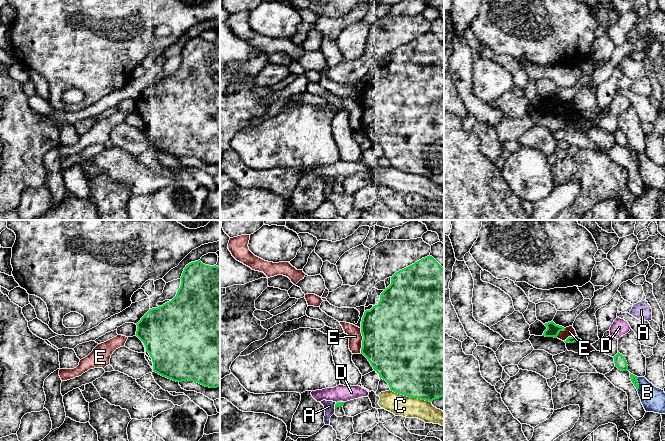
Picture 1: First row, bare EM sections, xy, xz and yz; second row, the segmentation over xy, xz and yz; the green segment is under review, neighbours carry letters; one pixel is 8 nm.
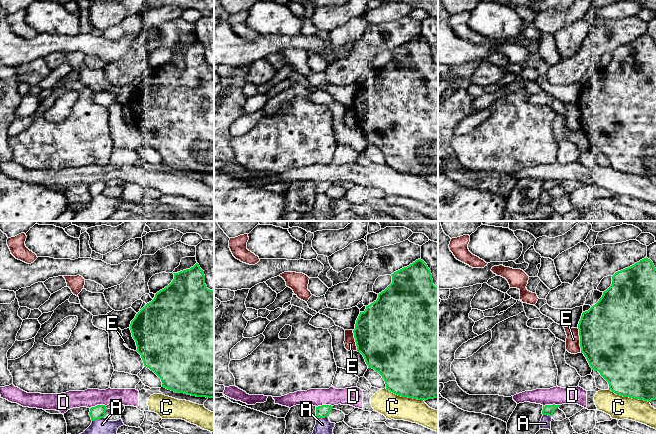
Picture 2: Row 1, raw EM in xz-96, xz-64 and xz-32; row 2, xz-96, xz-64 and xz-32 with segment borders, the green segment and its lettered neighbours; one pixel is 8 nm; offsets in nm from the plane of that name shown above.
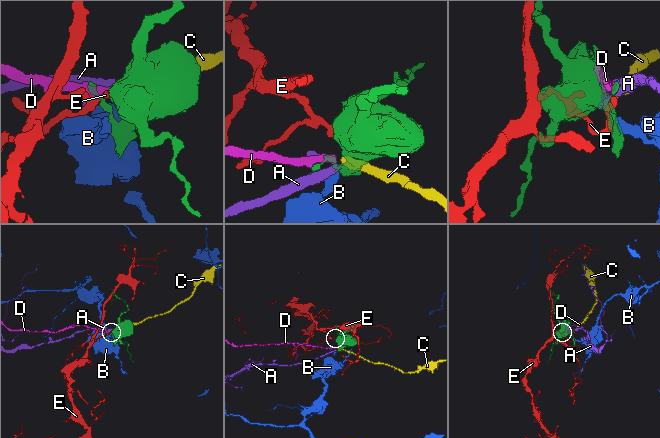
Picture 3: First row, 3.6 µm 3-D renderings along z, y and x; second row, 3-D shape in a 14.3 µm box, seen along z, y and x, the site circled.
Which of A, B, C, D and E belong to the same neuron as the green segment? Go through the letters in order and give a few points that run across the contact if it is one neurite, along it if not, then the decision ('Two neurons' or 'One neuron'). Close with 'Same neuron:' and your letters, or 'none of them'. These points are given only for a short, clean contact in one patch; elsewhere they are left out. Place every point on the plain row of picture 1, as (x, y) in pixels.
A: Line: xz (336, 179), (334, 184). Two neurons
B: Two neurons
C: Line: xz (390, 165), (430, 178). Two neurons
D: Line: xz (344, 177), (336, 179). Two neurons
E: Two neurons
Same neuron: none of them

